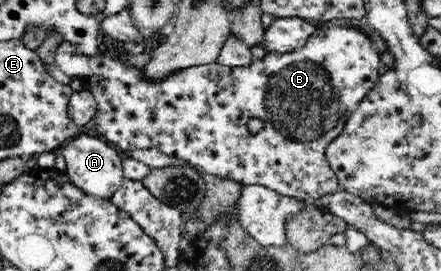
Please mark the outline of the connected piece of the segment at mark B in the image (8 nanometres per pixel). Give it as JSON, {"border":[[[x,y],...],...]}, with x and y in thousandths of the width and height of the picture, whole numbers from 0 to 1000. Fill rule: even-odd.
{"border":[[[721,100],[717,118],[694,151],[685,177],[669,181],[655,196],[610,196],[592,218],[576,218],[565,244],[542,251],[524,251],[503,244],[494,232],[465,236],[460,244],[442,244],[433,251],[415,251],[401,258],[401,273],[370,288],[365,303],[340,303],[327,288],[327,258],[322,251],[297,247],[283,225],[261,221],[256,207],[240,207],[240,192],[227,192],[215,218],[197,218],[186,210],[170,173],[147,151],[138,162],[125,207],[125,244],[156,280],[156,292],[190,288],[195,332],[211,347],[222,387],[222,413],[215,428],[215,480],[224,487],[227,506],[243,528],[261,531],[274,554],[315,554],[329,546],[356,546],[379,568],[379,576],[410,587],[433,613],[456,616],[467,642],[515,657],[517,664],[535,668],[549,686],[587,683],[605,690],[635,720],[664,727],[683,742],[710,734],[723,738],[730,723],[751,720],[760,705],[778,705],[780,690],[773,668],[764,661],[760,635],[748,620],[748,609],[737,583],[739,535],[746,531],[757,506],[776,487],[789,428],[812,399],[812,387],[834,358],[846,321],[862,299],[859,247],[864,207],[850,185],[837,133],[814,107],[800,100],[764,100],[755,103]],[[583,439],[594,446],[594,476],[574,491],[562,472],[562,454]]]}

